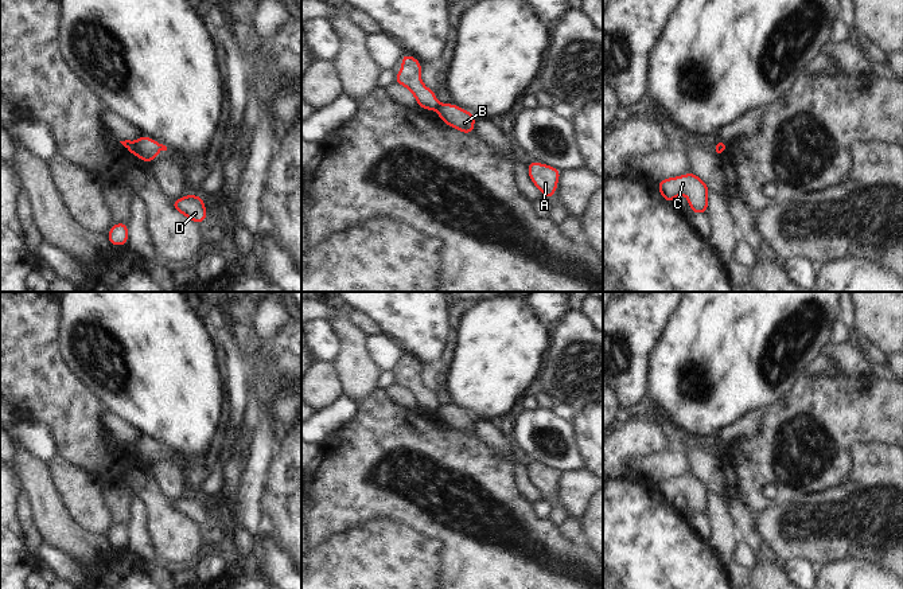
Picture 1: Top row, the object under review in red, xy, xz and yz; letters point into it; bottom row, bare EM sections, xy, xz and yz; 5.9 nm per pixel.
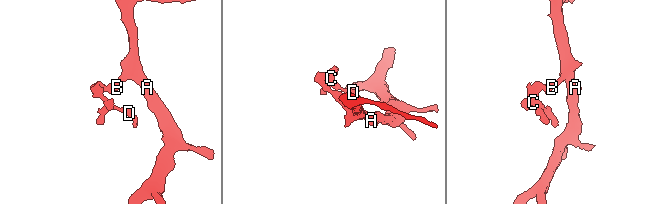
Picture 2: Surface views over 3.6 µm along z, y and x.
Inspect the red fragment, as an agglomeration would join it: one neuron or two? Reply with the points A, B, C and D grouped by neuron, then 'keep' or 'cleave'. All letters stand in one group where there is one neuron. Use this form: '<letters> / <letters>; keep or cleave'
A B / C D; cleave

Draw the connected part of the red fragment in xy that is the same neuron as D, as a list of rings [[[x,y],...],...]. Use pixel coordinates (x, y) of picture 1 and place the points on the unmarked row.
[[[188,495],[180,500],[171,502],[170,504],[178,514],[186,516],[196,526],[205,523],[209,516],[205,503],[199,496]]]

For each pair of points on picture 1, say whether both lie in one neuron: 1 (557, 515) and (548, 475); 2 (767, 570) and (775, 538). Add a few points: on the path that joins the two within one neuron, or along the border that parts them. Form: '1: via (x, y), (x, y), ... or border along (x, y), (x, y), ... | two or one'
1: via (555, 506), (548, 492), (548, 484) | one
2: border along (765, 549), (782, 564) | two

